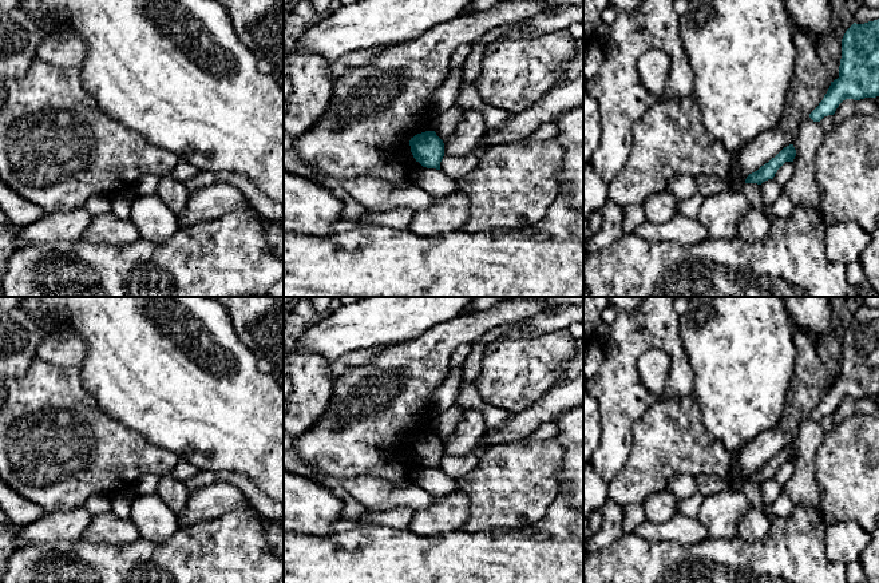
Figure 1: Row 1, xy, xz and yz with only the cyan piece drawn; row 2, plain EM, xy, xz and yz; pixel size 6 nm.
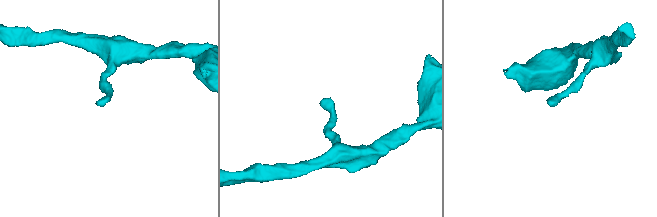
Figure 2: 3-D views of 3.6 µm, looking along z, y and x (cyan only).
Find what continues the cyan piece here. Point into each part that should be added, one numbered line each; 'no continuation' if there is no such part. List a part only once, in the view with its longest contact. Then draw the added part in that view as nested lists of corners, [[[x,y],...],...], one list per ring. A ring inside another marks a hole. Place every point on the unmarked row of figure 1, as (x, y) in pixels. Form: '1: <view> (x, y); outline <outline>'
no continuation

